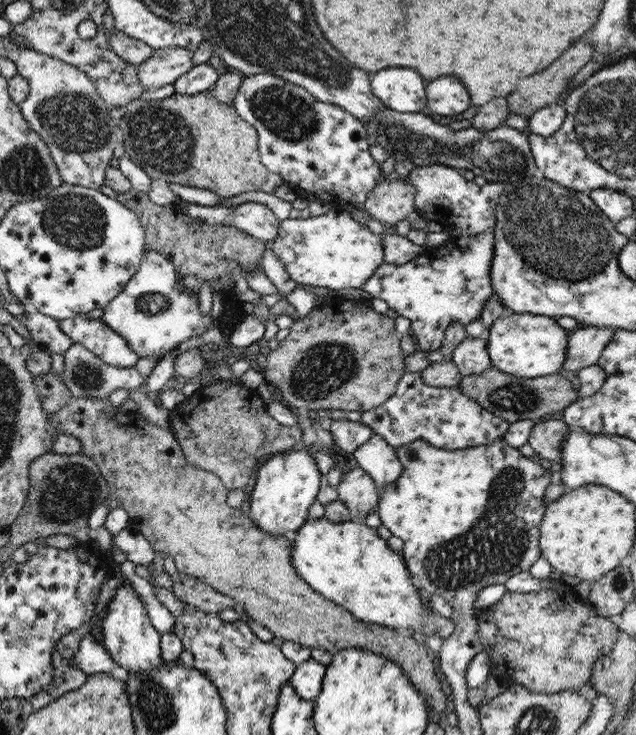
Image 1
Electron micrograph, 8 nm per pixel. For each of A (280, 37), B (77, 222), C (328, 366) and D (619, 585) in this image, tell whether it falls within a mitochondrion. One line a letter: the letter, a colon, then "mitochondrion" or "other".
A: mitochondrion
B: mitochondrion
C: mitochondrion
D: mitochondrion

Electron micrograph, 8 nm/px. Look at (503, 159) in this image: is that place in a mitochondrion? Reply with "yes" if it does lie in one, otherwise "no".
yes

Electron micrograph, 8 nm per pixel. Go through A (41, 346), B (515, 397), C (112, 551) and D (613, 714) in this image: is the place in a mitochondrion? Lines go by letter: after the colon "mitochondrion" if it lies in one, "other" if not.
A: other
B: mitochondrion
C: other
D: other

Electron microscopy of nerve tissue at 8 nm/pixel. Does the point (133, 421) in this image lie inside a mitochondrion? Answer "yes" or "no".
no

